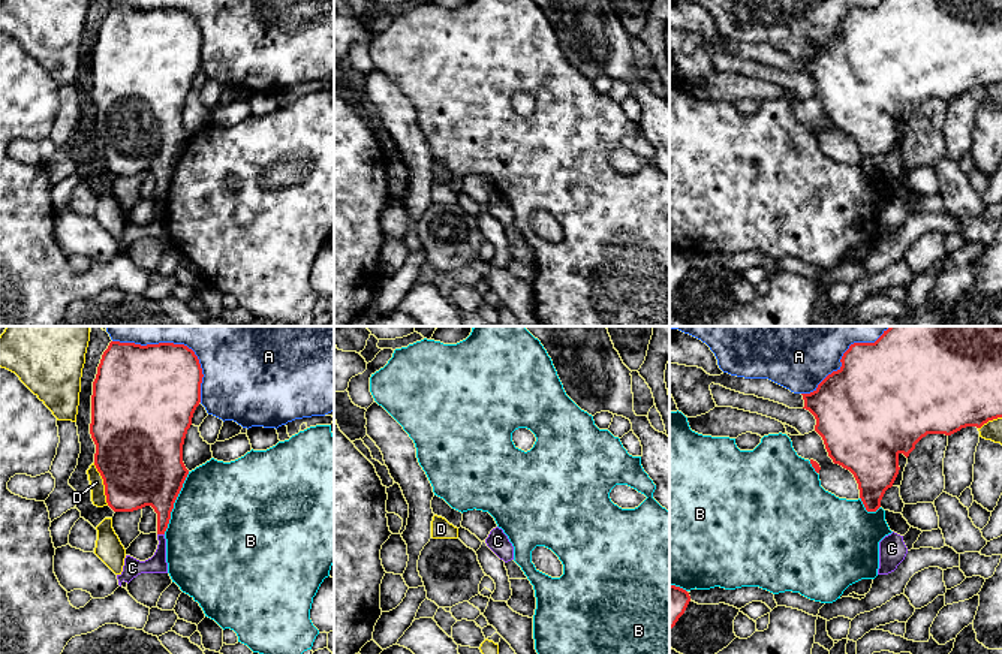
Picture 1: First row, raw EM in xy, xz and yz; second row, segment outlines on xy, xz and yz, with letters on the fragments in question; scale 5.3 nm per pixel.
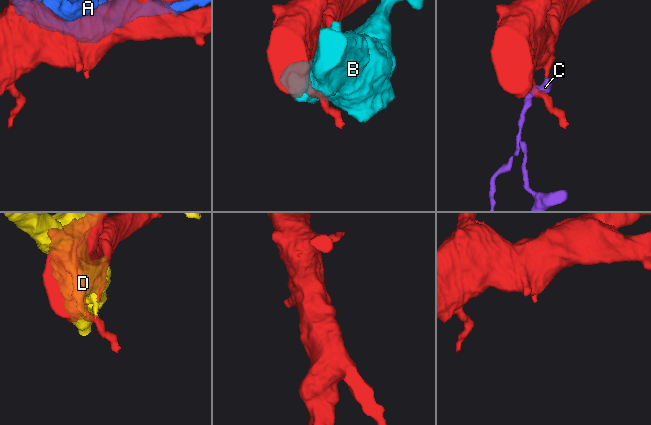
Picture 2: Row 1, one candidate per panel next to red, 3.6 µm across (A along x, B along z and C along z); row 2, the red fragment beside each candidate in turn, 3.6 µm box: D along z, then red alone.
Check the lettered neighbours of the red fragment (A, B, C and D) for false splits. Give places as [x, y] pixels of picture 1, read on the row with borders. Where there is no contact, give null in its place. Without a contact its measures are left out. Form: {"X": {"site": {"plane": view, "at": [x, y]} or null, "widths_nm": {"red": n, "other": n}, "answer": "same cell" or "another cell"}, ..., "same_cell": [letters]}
{"A": {"site": {"plane": "xy", "at": [178, 344]}, "widths_nm": {"red": 440, "other": 400}, "answer": "another cell"}, "B": {"site": {"plane": "xy", "at": [174, 502]}, "widths_nm": {"red": 420, "other": 500}, "answer": "another cell"}, "C": {"site": {"plane": "xy", "at": [161, 533]}, "widths_nm": {"red": 220, "other": 100}, "answer": "another cell"}, "D": {"site": {"plane": "xy", "at": [104, 484]}, "widths_nm": {"red": 460, "other": 80}, "answer": "another cell"}, "same_cell": []}

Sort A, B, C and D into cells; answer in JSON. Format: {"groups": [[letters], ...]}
{"groups": [["A"], ["B"], ["C"], ["D"]]}

